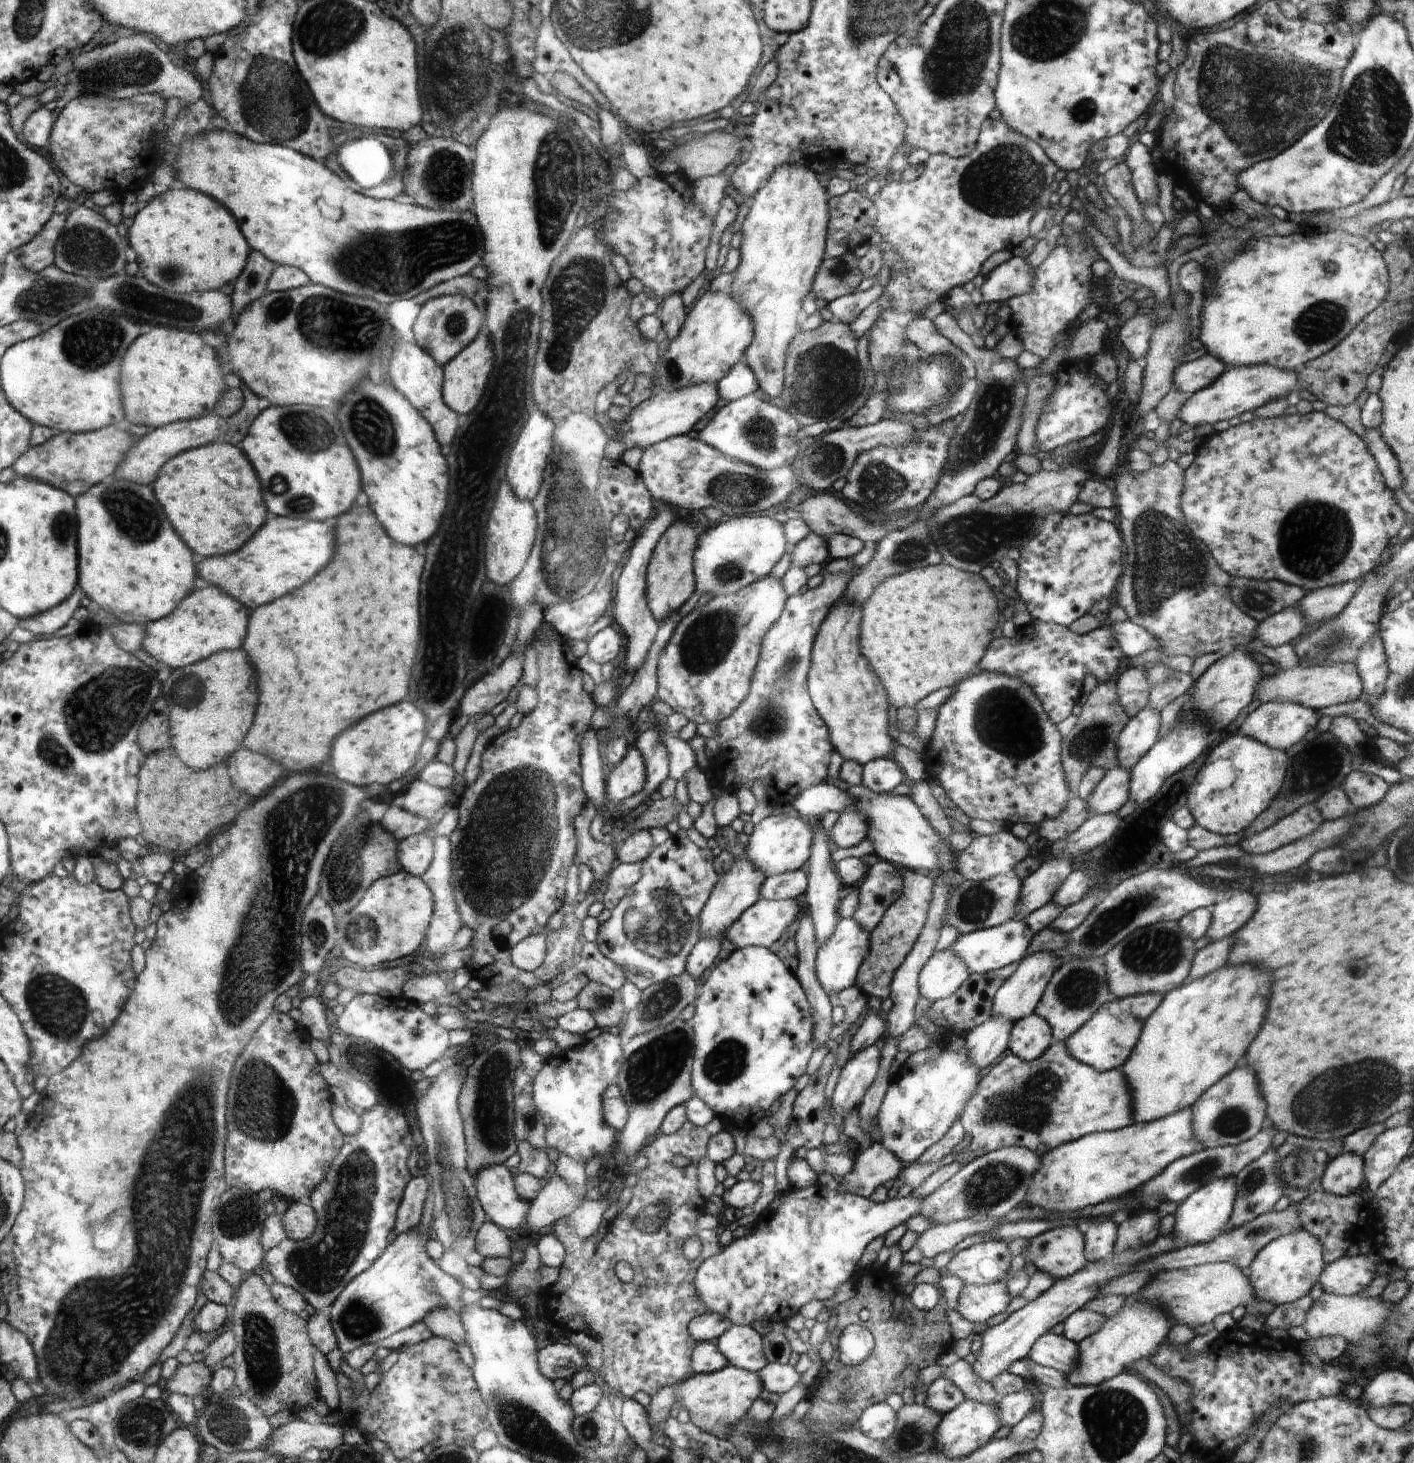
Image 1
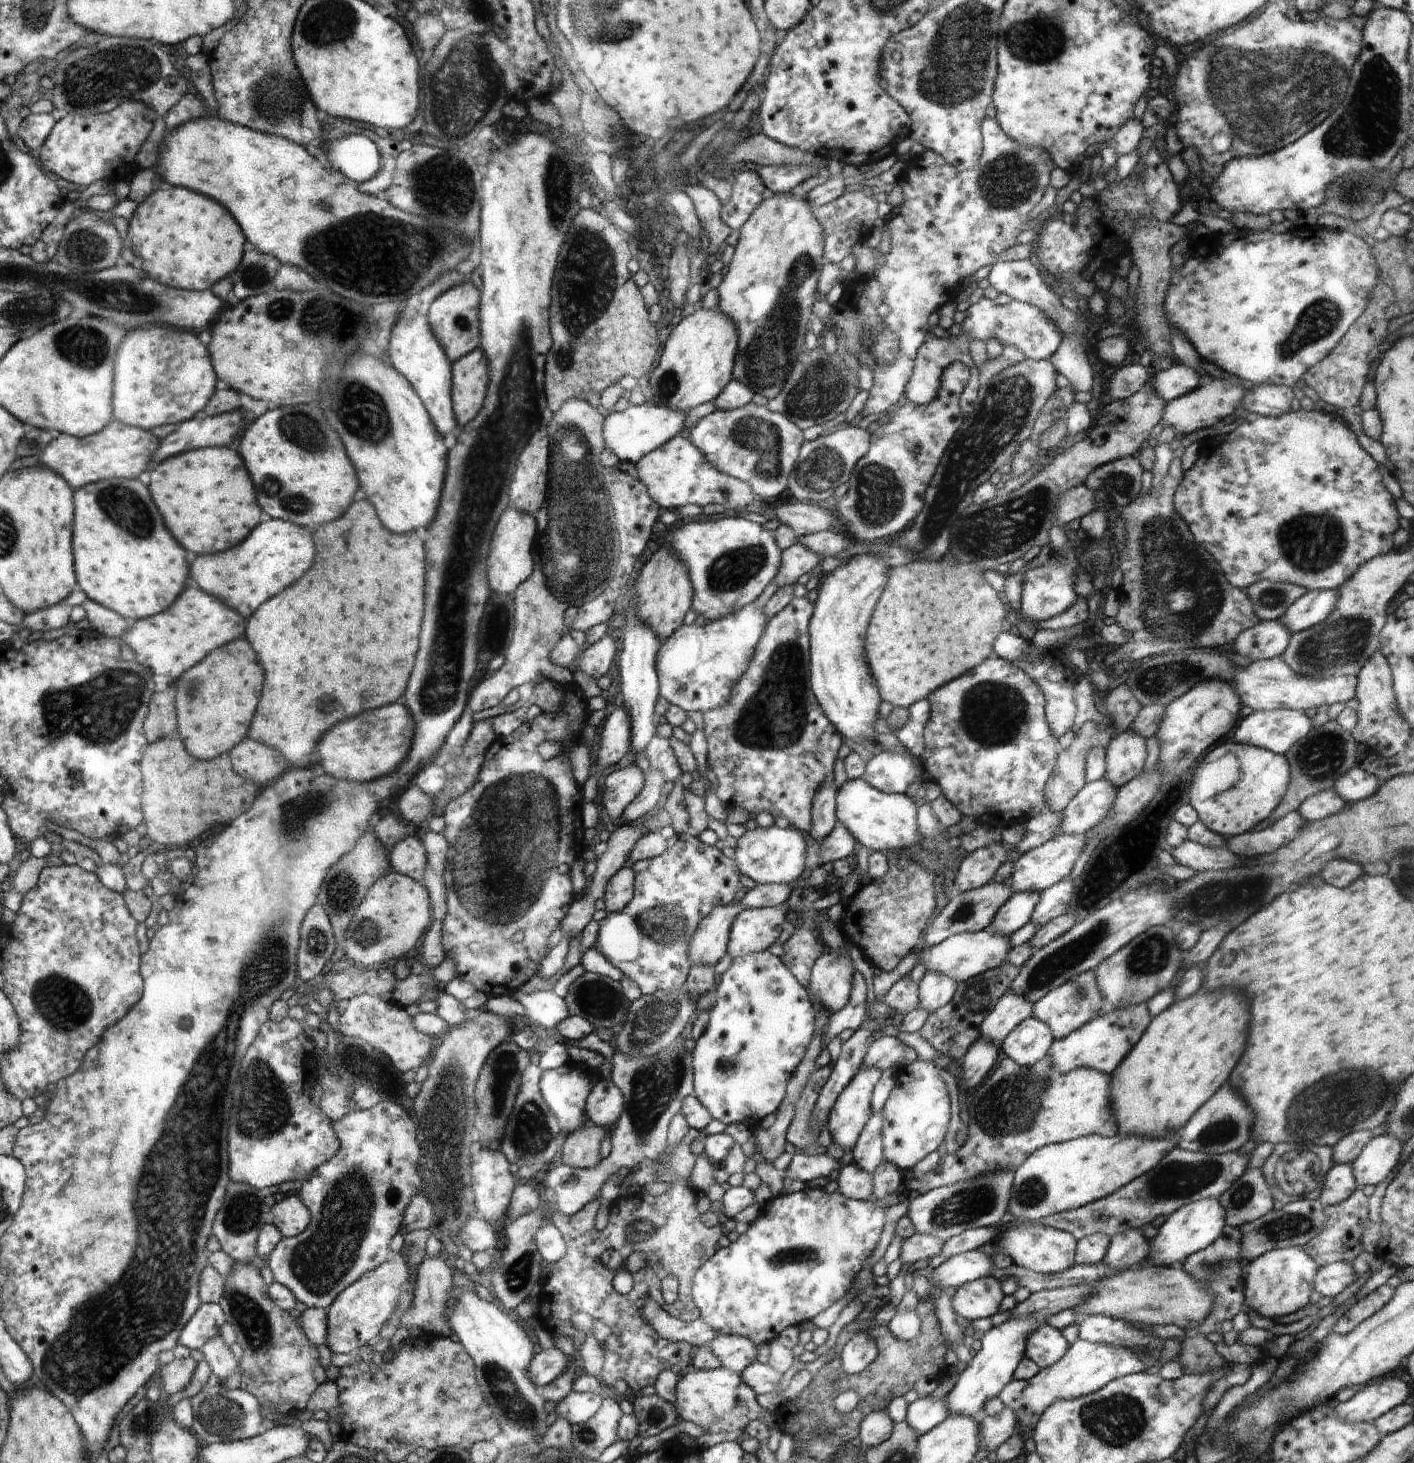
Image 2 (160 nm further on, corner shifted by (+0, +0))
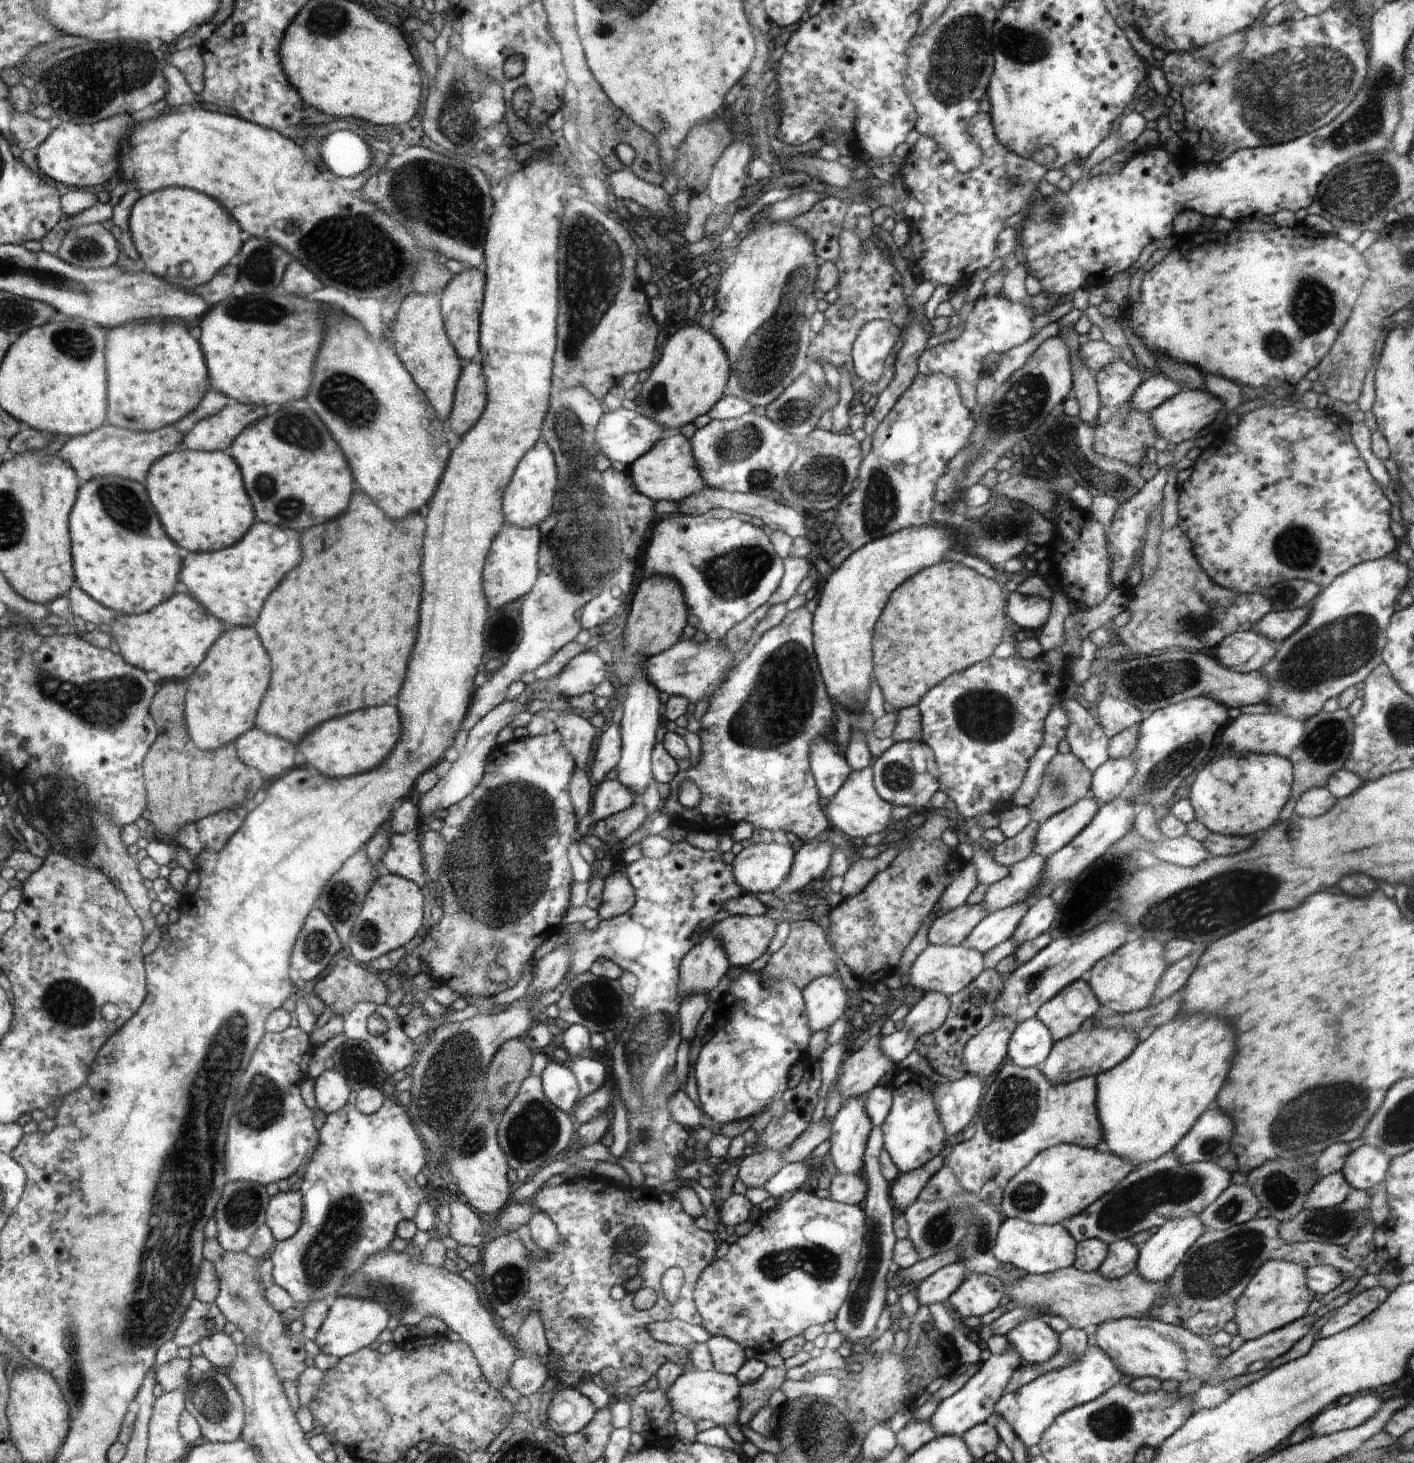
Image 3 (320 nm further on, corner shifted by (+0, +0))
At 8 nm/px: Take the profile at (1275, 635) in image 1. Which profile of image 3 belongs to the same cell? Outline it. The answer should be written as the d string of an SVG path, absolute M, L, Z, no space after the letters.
M1254 630L1229 634L1214 650L1216 660L1237 673L1259 671L1275 653L1276 642Z

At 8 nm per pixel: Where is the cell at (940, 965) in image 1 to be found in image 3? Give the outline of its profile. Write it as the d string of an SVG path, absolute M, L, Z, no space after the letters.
M926 991L923 993L924 996L919 1000L916 1007L912 1007L904 1021L904 1029L906 1032L911 1032L914 1038L917 1040L924 1035L932 1034L935 1030L938 1030L946 1017L949 1015L950 1001L948 997L945 997L942 993Z

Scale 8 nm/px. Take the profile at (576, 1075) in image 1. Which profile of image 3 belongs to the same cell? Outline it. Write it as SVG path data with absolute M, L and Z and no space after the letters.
M553 1060L540 1077L546 1098L555 1107L571 1114L579 1100L579 1084L574 1073Z

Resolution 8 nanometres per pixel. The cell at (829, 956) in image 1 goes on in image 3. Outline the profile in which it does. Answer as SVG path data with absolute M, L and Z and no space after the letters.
M838 977L815 978L801 990L813 1034L830 1028L846 1010L846 990Z

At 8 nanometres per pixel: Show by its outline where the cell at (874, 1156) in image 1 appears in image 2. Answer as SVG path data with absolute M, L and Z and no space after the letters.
M856 1164L842 1166L838 1191L846 1198L867 1200L873 1197L874 1173Z

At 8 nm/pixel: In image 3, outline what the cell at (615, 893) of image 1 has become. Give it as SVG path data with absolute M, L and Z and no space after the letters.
M610 873L605 880L600 908L597 908L601 919L611 919L627 913L635 905L637 896L626 873Z

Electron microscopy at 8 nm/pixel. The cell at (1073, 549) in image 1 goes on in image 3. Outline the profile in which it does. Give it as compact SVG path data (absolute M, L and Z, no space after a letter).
M1018 591L1006 593L1005 613L1010 624L1023 630L1038 630L1049 618L1050 599L1038 595L1025 595Z

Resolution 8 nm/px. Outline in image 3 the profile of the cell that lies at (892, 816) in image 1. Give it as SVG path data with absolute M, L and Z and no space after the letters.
M866 767L859 771L852 771L846 784L829 801L824 803L827 818L830 825L837 832L847 838L866 838L872 834L880 834L889 824L893 806L882 800L876 792L873 783L872 767Z

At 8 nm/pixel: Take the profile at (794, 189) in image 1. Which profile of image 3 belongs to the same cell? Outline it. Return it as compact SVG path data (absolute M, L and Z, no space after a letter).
M774 223L746 231L733 244L739 250L736 259L720 278L716 294L716 306L712 310L711 333L722 342L731 361L731 376L726 394L744 399L751 408L764 408L774 398L780 397L797 379L806 372L806 350L811 346L808 320L816 310L812 298L820 262L815 257L810 239L788 223Z

